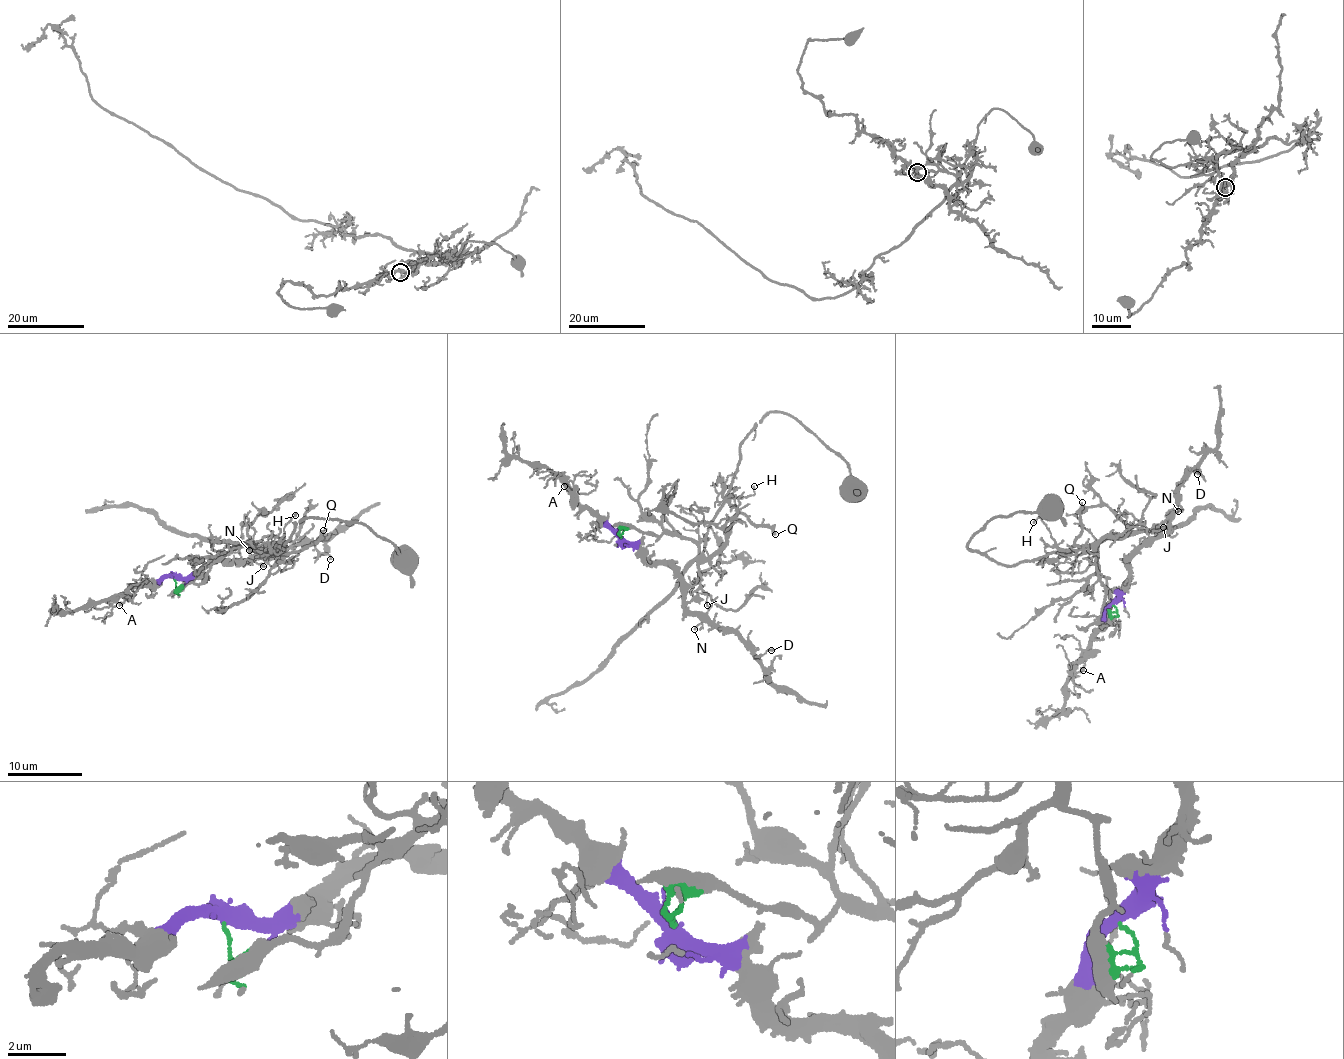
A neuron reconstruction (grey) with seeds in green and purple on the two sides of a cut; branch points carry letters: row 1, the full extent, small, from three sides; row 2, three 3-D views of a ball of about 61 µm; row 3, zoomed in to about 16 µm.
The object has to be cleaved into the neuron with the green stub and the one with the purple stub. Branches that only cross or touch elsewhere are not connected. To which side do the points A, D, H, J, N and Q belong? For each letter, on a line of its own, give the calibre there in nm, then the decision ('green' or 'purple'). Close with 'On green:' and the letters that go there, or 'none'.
A: 220 nm | purple
D: 140 nm | purple
H: 100 nm | green
J: 80 nm | purple
N: 100 nm | purple
Q: 240 nm | green
On green: H, Q

